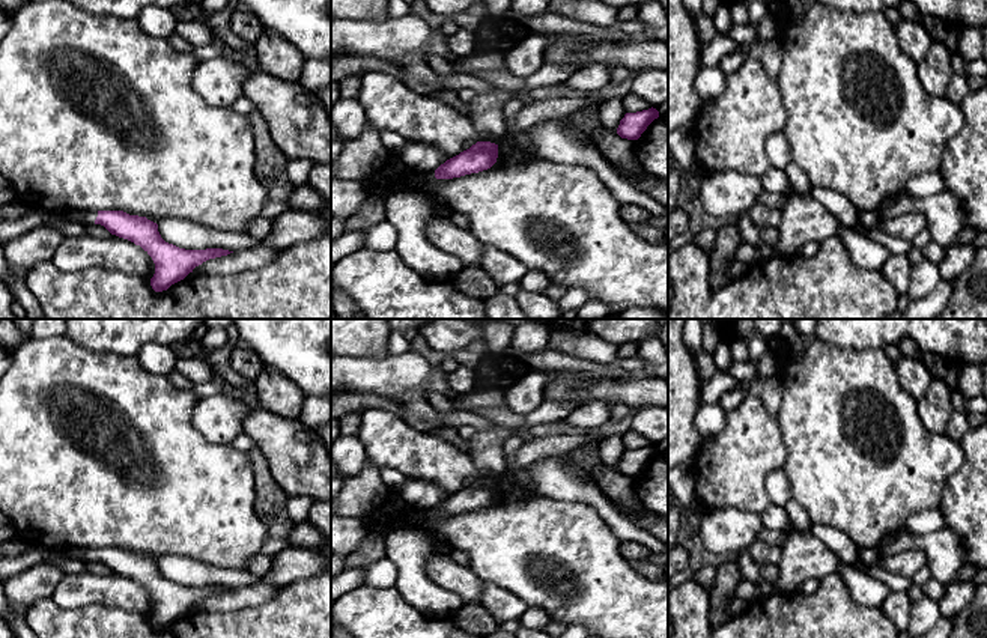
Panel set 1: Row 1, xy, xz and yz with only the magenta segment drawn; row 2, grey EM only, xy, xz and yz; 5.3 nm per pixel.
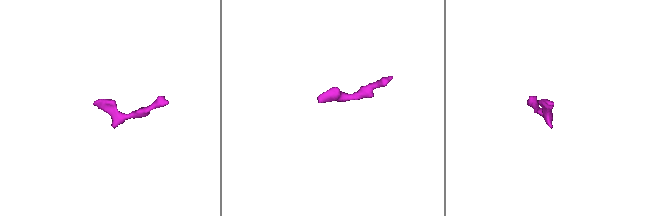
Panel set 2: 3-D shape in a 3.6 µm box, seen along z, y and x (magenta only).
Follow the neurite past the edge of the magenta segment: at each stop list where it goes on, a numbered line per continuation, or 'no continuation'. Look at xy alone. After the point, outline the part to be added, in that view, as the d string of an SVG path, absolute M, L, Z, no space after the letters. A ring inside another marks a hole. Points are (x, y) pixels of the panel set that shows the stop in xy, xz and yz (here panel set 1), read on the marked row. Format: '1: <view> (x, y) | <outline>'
1: xy (85, 217) | M75 211L63 214L68 220L81 223L84 226L95 224L95 220L98 217L98 211Z

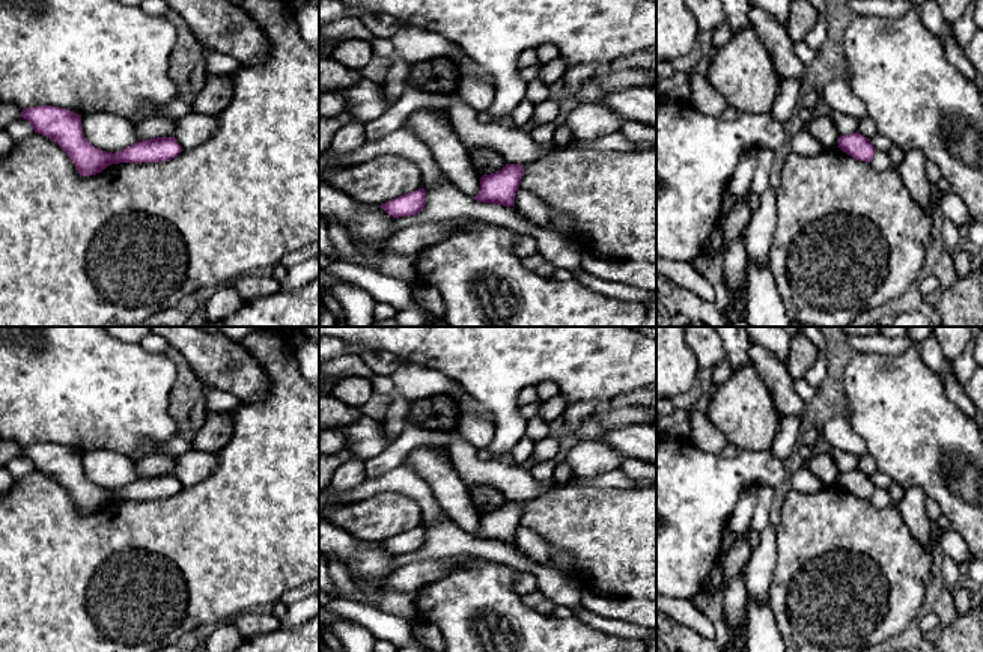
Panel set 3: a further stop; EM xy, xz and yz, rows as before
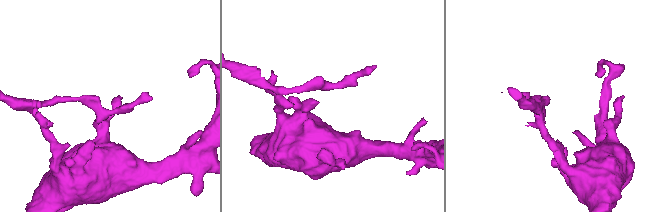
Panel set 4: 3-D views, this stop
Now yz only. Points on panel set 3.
no continuation

